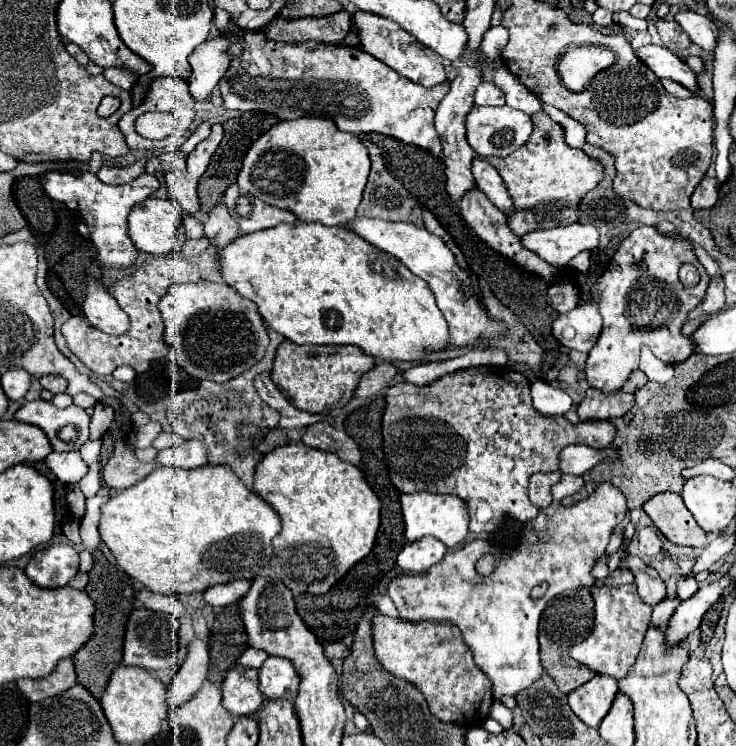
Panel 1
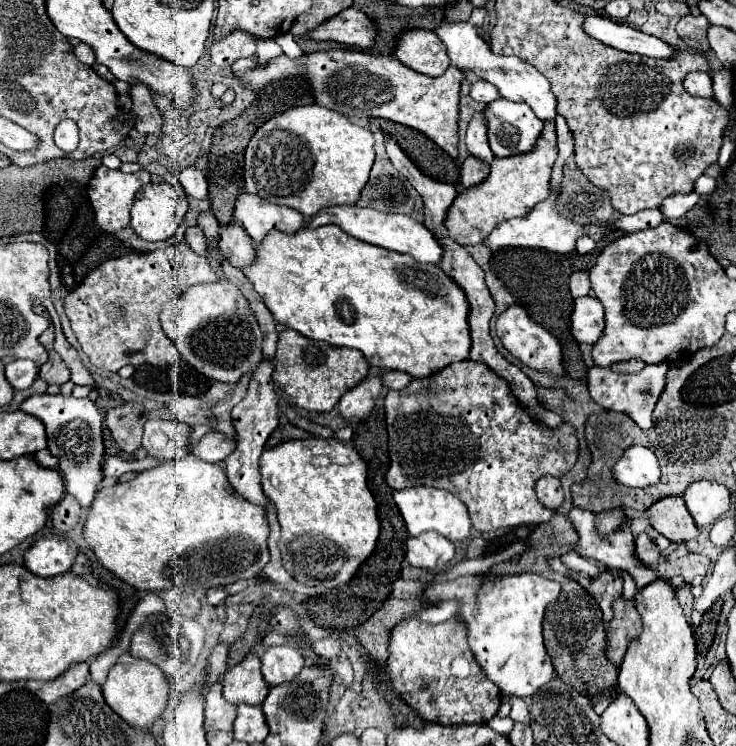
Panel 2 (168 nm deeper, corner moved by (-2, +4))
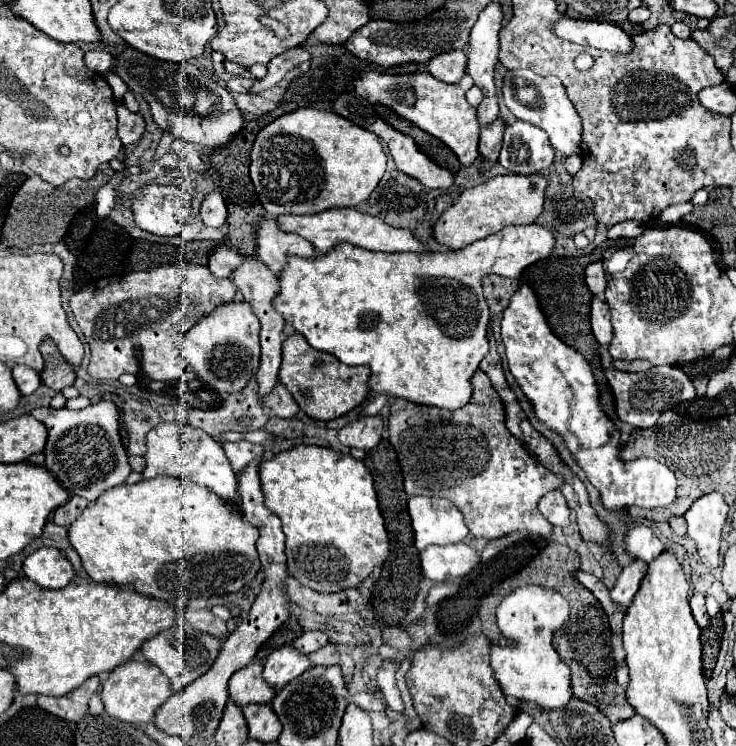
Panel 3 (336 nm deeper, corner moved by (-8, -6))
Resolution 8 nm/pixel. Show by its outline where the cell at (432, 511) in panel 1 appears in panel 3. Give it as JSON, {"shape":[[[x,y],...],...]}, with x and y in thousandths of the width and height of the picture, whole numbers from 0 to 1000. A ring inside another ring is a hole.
{"shape":[[[558,666],[553,680],[564,712],[564,733],[569,739],[583,731],[629,728],[637,717],[626,685],[607,669]]]}

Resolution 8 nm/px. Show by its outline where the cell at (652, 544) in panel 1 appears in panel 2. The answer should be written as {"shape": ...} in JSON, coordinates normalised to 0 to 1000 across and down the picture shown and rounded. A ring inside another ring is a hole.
{"shape":[[[871,714],[865,723],[863,723],[863,747],[876,755],[879,760],[890,760],[895,747],[898,747],[898,739],[887,731],[887,723],[876,714]]]}

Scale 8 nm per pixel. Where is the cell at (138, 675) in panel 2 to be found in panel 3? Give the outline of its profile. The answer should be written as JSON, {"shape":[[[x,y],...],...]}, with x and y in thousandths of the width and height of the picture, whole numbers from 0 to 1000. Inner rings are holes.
{"shape":[[[173,886],[164,889],[159,897],[154,897],[143,916],[140,916],[140,926],[137,926],[137,940],[143,945],[143,953],[170,969],[178,972],[194,972],[194,969],[205,969],[211,964],[213,950],[232,934],[232,921],[230,921],[230,910],[224,910],[224,905],[216,899],[213,891],[200,889],[200,886]]]}

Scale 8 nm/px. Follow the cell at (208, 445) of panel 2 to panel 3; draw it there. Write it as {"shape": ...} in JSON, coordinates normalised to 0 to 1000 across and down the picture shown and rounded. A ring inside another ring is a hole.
{"shape":[[[322,591],[322,594],[303,594],[303,605],[306,605],[317,631],[325,634],[341,615],[352,615],[360,602],[357,602],[357,597]]]}

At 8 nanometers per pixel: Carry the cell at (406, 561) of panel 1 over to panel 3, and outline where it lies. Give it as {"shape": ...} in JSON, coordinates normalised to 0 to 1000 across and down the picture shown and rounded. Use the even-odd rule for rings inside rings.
{"shape":[[[621,728],[621,731],[588,731],[580,733],[577,739],[572,739],[572,768],[577,776],[599,782],[599,779],[615,779],[621,773],[635,771],[643,760],[651,757],[651,744],[645,741],[645,736],[640,736],[632,728]]]}

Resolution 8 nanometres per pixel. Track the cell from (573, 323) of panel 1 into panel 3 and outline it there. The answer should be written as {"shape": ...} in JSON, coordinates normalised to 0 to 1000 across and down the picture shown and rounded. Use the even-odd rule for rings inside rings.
{"shape":[[[819,395],[808,398],[803,406],[803,438],[806,449],[814,462],[825,462],[833,454],[833,441],[830,441],[830,425],[827,425],[827,409]]]}

